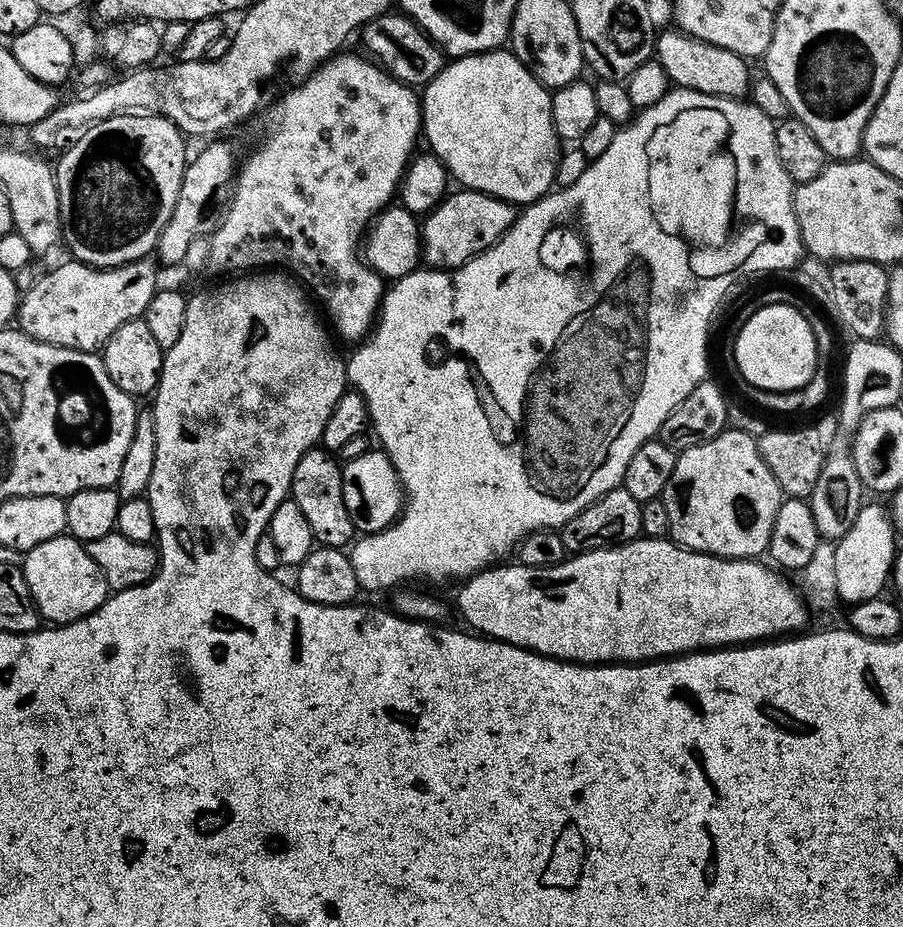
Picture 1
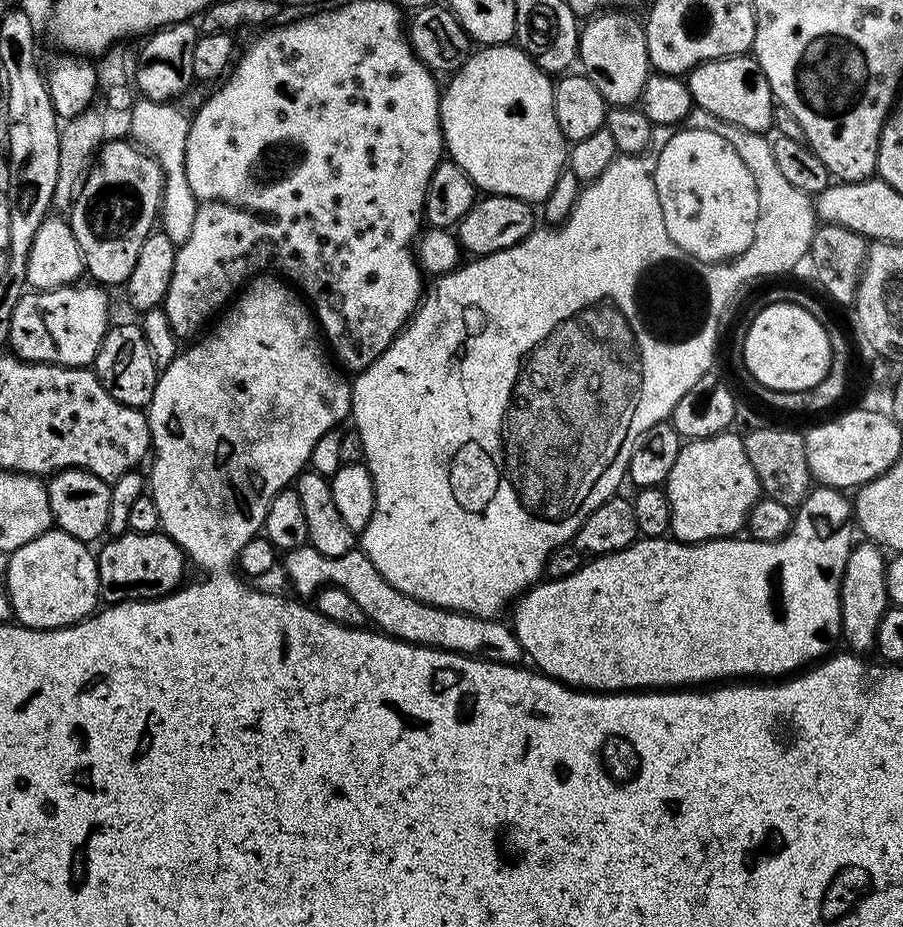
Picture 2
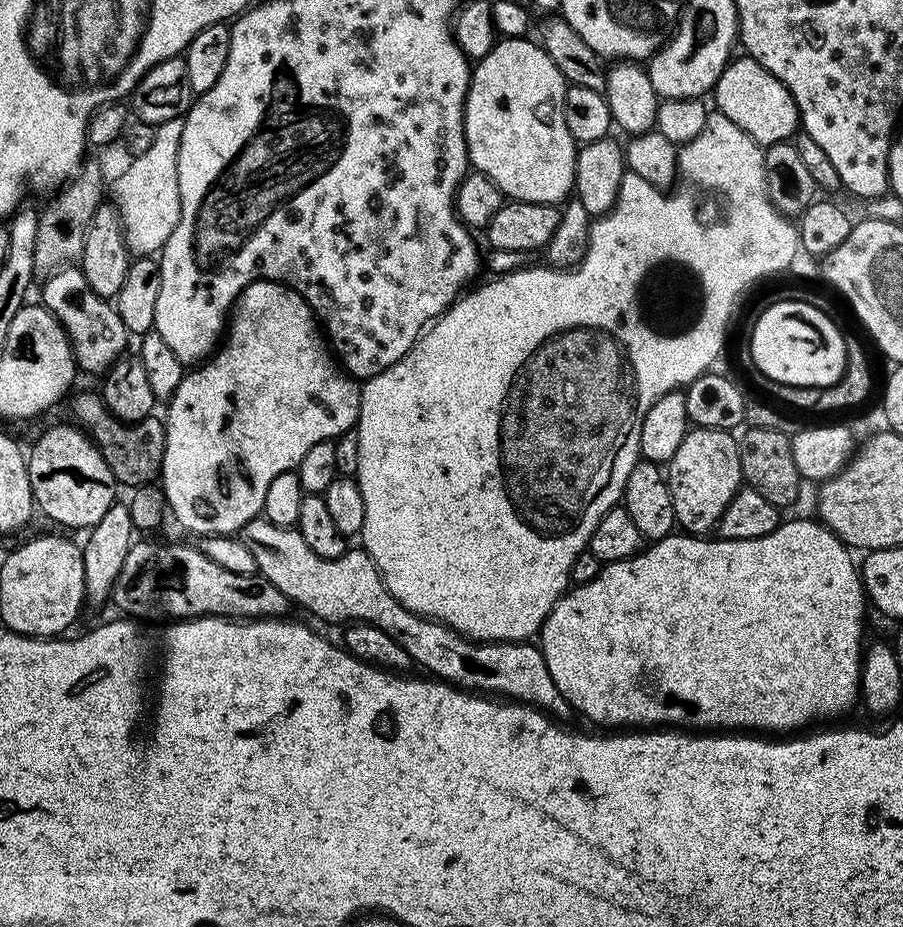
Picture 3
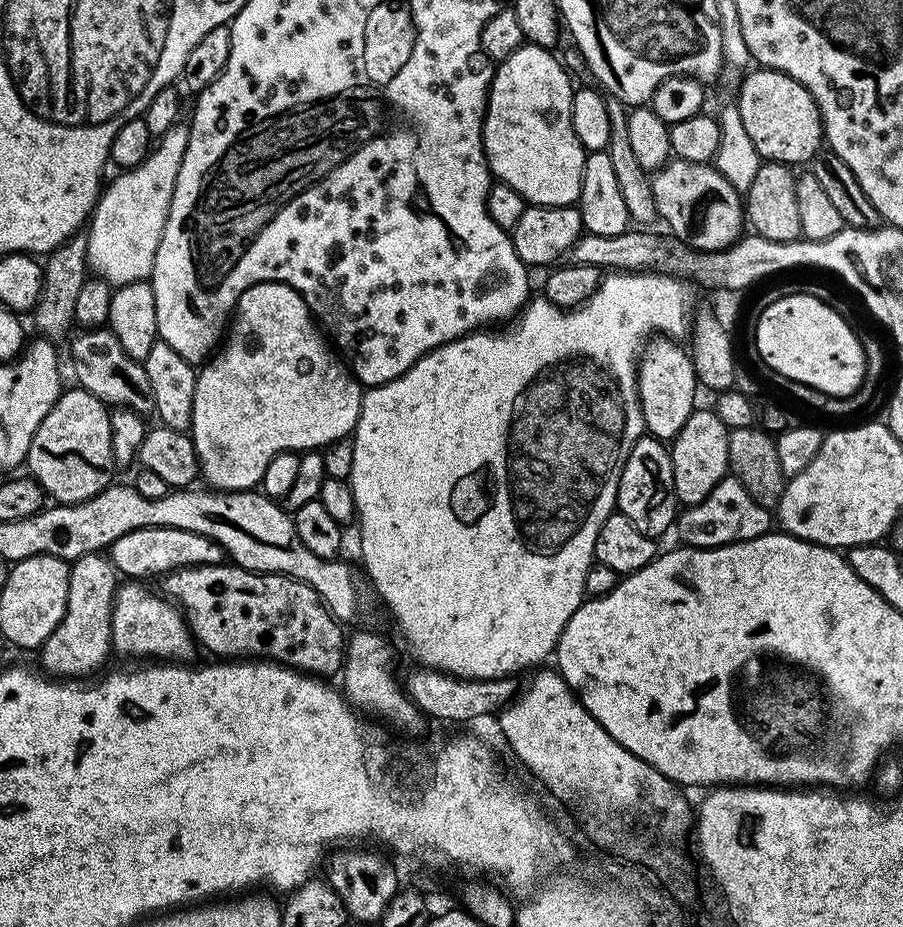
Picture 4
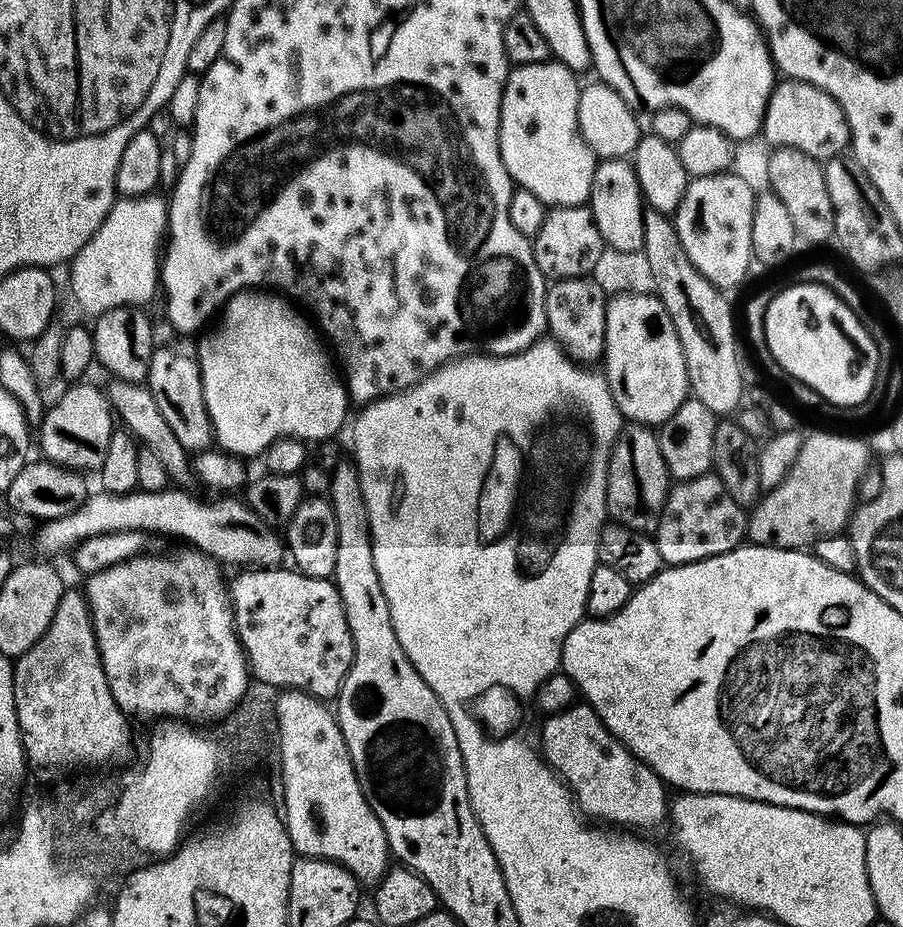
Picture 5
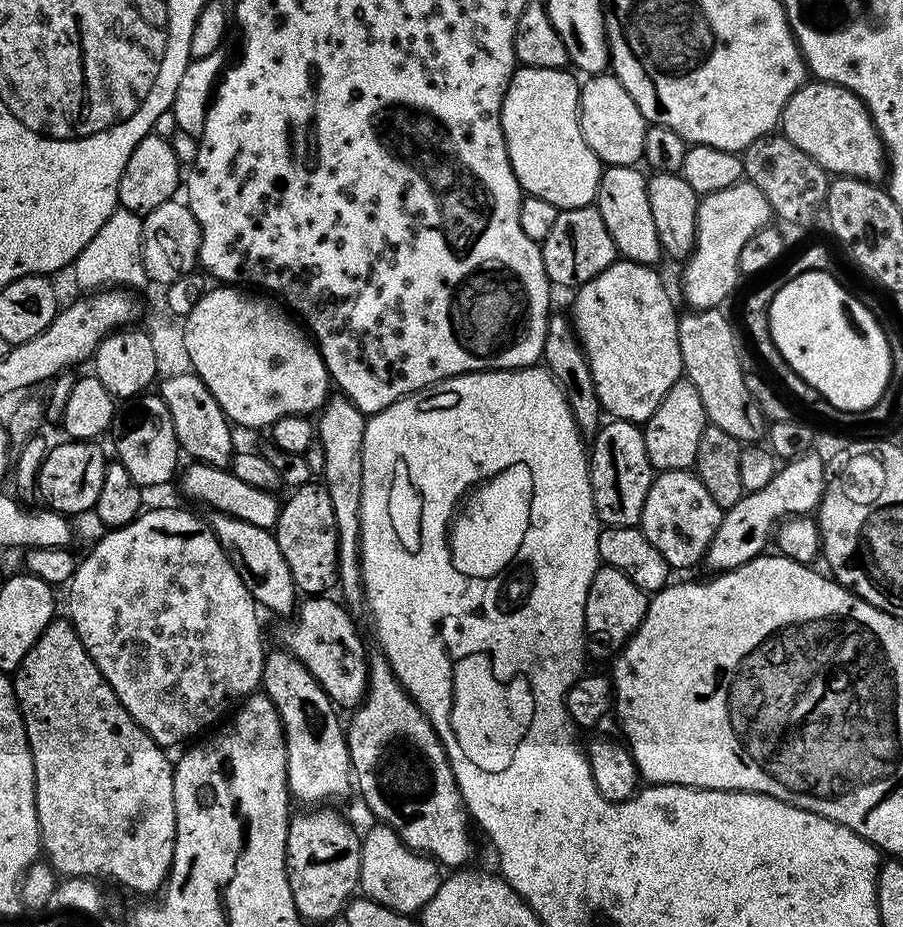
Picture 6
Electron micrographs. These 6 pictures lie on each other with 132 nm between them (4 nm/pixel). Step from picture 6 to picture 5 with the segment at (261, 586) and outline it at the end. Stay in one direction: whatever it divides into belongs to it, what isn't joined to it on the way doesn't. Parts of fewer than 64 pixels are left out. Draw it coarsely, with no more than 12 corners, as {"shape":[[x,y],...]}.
{"shape":[[107,381],[112,411],[173,485],[194,484],[190,453],[143,383]]}

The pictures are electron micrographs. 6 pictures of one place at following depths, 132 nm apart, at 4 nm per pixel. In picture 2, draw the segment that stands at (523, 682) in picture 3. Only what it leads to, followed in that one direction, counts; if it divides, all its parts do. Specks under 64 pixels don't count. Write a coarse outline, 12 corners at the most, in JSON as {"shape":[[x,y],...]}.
{"shape":[[290,550],[297,597],[336,584],[385,636],[520,664],[503,619],[394,590],[359,550]]}

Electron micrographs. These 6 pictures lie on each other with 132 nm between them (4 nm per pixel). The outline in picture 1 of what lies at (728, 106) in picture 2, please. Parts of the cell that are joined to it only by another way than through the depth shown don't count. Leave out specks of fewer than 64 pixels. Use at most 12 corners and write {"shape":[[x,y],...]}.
{"shape":[[685,32],[654,56],[675,87],[749,95],[749,61]]}

